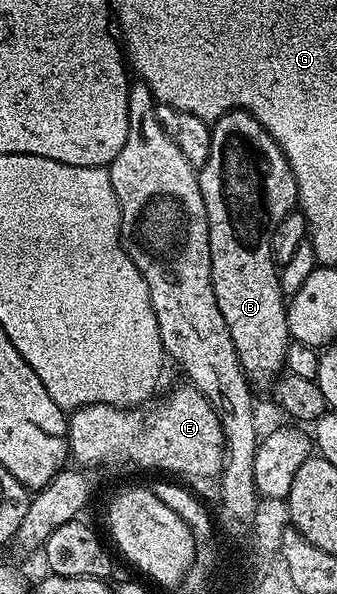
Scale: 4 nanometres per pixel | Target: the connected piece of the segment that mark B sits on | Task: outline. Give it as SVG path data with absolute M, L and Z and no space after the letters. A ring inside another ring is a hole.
M233 110L227 111L220 119L214 120L211 129L211 156L205 165L198 168L199 188L201 197L205 201L205 213L209 221L209 255L211 257L211 284L213 293L217 297L217 309L221 309L221 317L225 317L225 325L229 325L229 337L233 337L233 345L237 349L237 357L241 361L243 371L247 375L247 381L252 388L259 387L270 388L272 384L279 379L281 372L284 370L285 353L287 344L291 342L291 330L287 328L287 308L283 294L283 286L279 284L280 268L275 262L273 254L273 244L275 242L275 229L279 222L287 216L290 211L296 210L299 194L297 193L297 181L293 177L293 169L289 169L289 161L285 153L277 145L277 141L267 131L264 123L257 121L249 114L248 111Z

